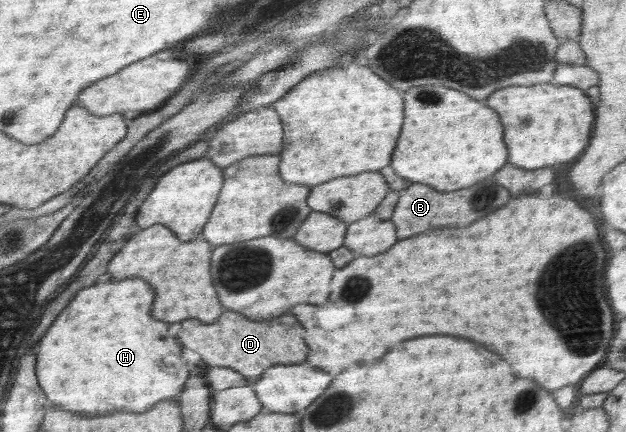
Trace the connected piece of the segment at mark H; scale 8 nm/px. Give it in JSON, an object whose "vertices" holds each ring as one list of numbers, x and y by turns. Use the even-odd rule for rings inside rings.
{"vertices":[[138,277,96,282,74,295,48,328,46,336,42,336,36,350,35,373,39,387,48,394,50,406,86,414,106,414,114,410,143,413,164,399,176,398,184,390,191,374,182,357,183,346,176,342,176,337,166,336,166,322,156,322,150,316,154,298,156,291,150,283]]}

